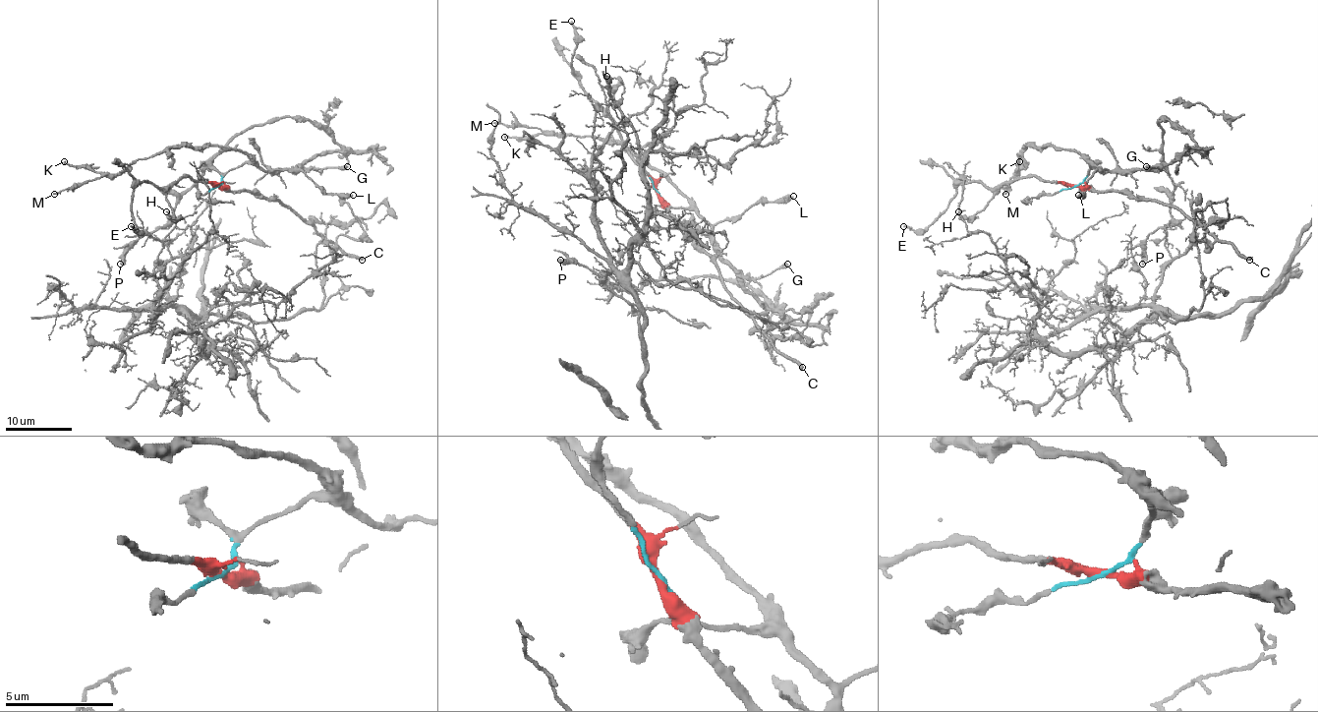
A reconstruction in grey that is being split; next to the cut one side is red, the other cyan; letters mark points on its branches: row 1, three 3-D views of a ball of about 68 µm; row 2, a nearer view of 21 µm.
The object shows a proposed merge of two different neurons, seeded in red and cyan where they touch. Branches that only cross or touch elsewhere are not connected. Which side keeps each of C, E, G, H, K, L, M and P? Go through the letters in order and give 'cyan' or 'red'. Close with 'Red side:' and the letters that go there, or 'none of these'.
C: red
E: red
G: cyan
H: red
K: cyan
L: cyan
M: cyan
P: cyan
Red side: C, E, H

